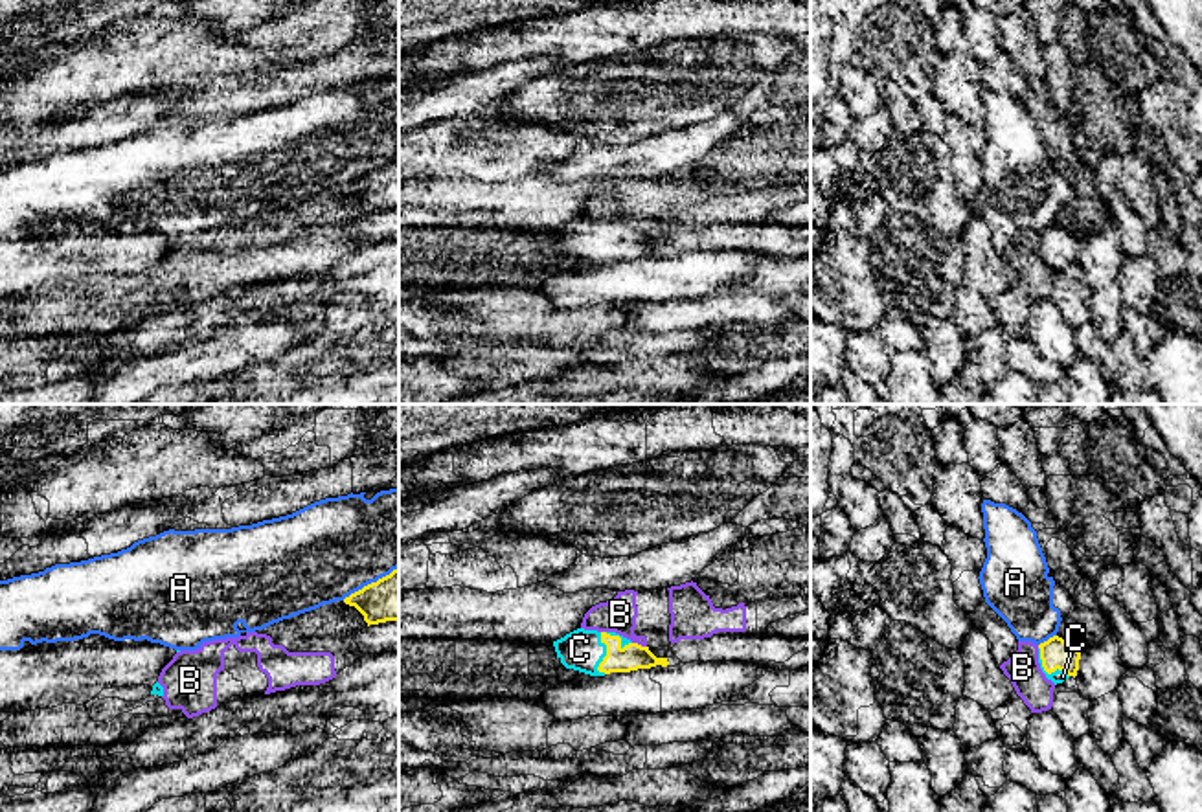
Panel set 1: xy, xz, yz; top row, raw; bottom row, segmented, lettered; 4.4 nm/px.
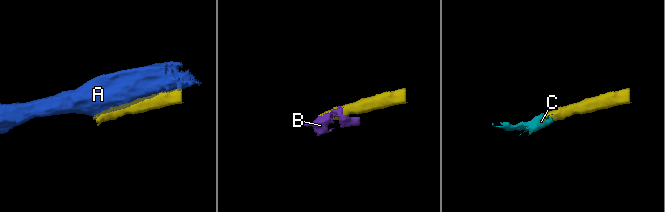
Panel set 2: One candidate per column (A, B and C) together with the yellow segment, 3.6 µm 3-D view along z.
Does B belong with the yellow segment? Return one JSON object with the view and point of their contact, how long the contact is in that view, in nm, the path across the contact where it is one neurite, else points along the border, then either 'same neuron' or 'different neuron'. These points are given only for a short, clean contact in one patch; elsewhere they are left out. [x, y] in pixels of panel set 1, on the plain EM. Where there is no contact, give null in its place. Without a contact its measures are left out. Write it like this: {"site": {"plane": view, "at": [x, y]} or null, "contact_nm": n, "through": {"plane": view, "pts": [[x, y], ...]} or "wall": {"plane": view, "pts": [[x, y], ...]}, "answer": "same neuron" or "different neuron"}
{"site": {"plane": "xz", "at": [640, 234]}, "contact_nm": 70, "wall": {"plane": "xz", "pts": [[633, 230], [646, 236]]}, "answer": "different neuron"}

